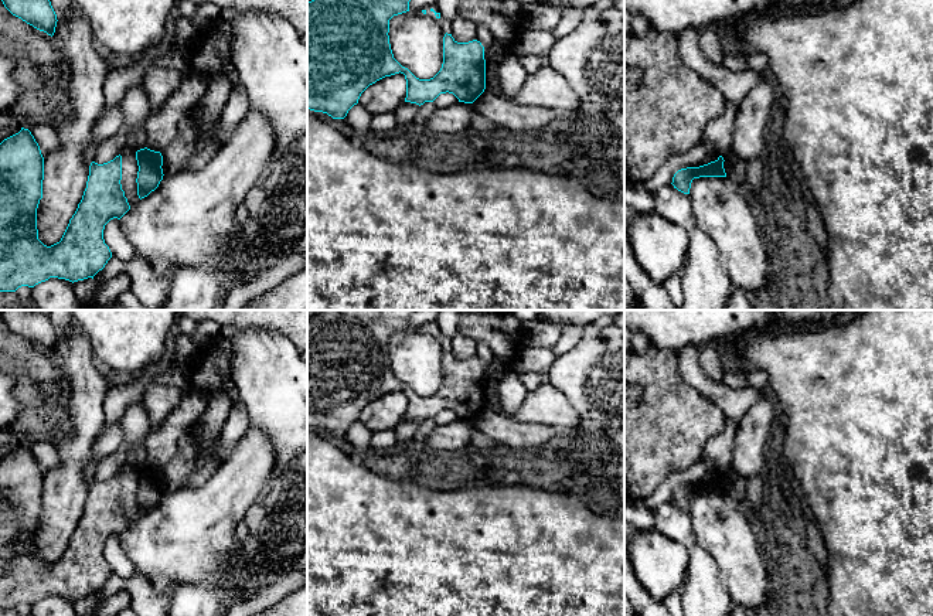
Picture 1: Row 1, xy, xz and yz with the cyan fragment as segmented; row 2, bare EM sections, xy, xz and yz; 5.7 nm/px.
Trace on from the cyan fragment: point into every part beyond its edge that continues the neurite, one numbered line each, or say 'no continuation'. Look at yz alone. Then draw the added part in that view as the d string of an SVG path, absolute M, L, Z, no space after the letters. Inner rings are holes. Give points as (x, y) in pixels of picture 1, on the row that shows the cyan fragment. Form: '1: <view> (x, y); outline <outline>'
no continuation

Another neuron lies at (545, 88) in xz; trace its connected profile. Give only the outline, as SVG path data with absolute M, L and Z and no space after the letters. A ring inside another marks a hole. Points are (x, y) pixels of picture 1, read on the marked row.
M494 40L491 59L496 67L493 71L486 71L484 92L490 92L497 96L507 96L521 105L548 108L555 112L569 112L580 106L582 101L566 79L549 67L546 55L541 55L542 67L528 76L527 82L517 93L505 93L498 79L498 65L510 52L510 48Z

